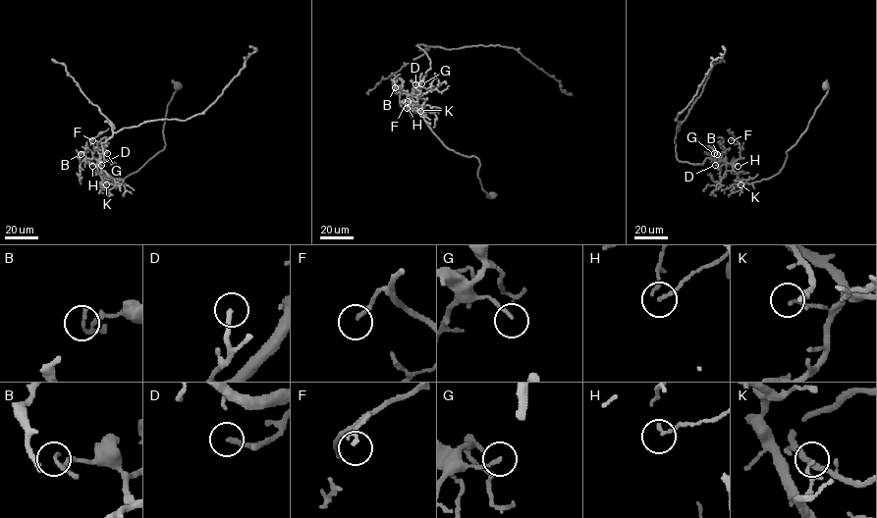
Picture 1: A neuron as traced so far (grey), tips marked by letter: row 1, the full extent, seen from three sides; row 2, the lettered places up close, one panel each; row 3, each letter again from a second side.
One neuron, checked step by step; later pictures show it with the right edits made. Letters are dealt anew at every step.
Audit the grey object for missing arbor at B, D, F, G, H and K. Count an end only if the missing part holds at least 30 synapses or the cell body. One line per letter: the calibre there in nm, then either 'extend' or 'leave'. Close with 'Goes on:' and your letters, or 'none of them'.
B: calibre 140 nm; leave
D: calibre 200 nm; extend
F: calibre 160 nm; leave
G: calibre 140 nm; extend
H: calibre 110 nm; leave
K: calibre 110 nm; leave
Goes on: D, G

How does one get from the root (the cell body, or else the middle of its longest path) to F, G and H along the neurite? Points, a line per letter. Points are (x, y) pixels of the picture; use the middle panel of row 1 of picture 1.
F: (493, 193), (490, 197), (482, 188), (479, 160), (448, 149), (415, 103), (407, 109), (408, 101)
G: (493, 193), (490, 197), (482, 188), (478, 177), (479, 160), (448, 149), (411, 103), (413, 91), (421, 83)
H: (493, 193), (490, 197), (482, 188), (478, 177), (479, 160), (448, 149), (427, 125), (416, 104), (407, 108)

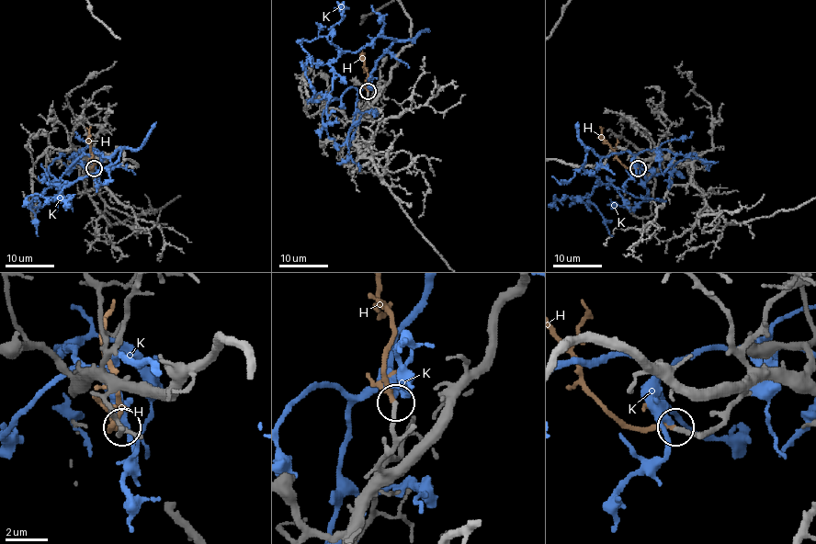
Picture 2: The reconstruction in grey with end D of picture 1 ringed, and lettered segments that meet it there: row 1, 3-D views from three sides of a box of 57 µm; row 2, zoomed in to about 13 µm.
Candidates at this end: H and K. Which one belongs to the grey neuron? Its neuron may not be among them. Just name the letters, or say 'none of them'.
H

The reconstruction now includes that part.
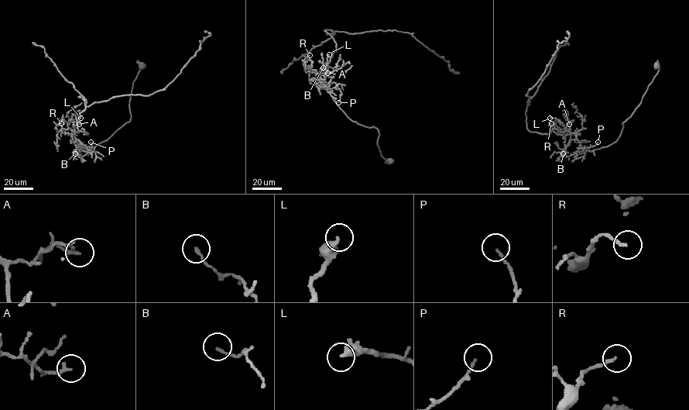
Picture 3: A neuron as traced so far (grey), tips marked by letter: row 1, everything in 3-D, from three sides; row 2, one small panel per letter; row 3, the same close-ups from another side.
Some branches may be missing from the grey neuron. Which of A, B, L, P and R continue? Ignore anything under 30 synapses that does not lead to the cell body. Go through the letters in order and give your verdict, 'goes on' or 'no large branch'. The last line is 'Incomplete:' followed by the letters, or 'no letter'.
A: no large branch
B: no large branch
L: no large branch
P: no large branch
R: no large branch
Incomplete: no letter

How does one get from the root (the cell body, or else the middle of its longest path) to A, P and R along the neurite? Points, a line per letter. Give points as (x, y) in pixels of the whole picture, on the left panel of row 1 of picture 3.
A: (142, 65), (133, 83), (129, 122), (107, 139), (82, 151), (76, 146), (71, 136), (73, 125), (79, 124)
P: (142, 65), (133, 83), (130, 120), (95, 146), (82, 151), (78, 149), (79, 146), (93, 147), (90, 142)
R: (142, 65), (133, 83), (130, 120), (107, 139), (80, 151), (70, 129), (57, 132), (56, 126), (61, 123)

